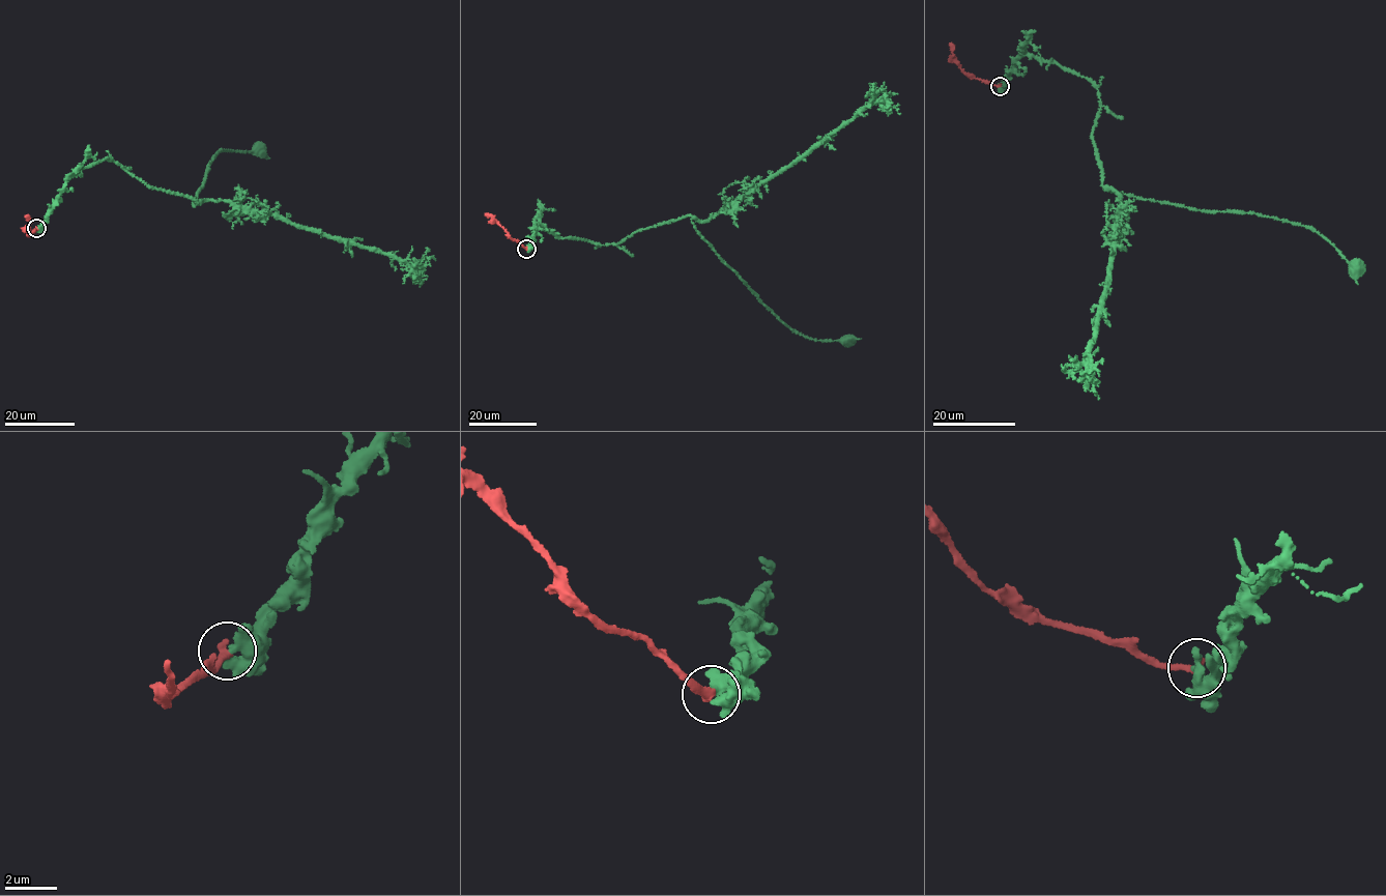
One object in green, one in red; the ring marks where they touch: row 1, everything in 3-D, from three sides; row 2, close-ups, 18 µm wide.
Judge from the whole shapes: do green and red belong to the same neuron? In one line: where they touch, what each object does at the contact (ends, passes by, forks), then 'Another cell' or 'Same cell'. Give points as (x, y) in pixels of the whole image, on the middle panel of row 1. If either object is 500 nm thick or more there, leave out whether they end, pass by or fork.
Place: (526, 249). At the ring green passes by. At the ring red ends. Another cell

